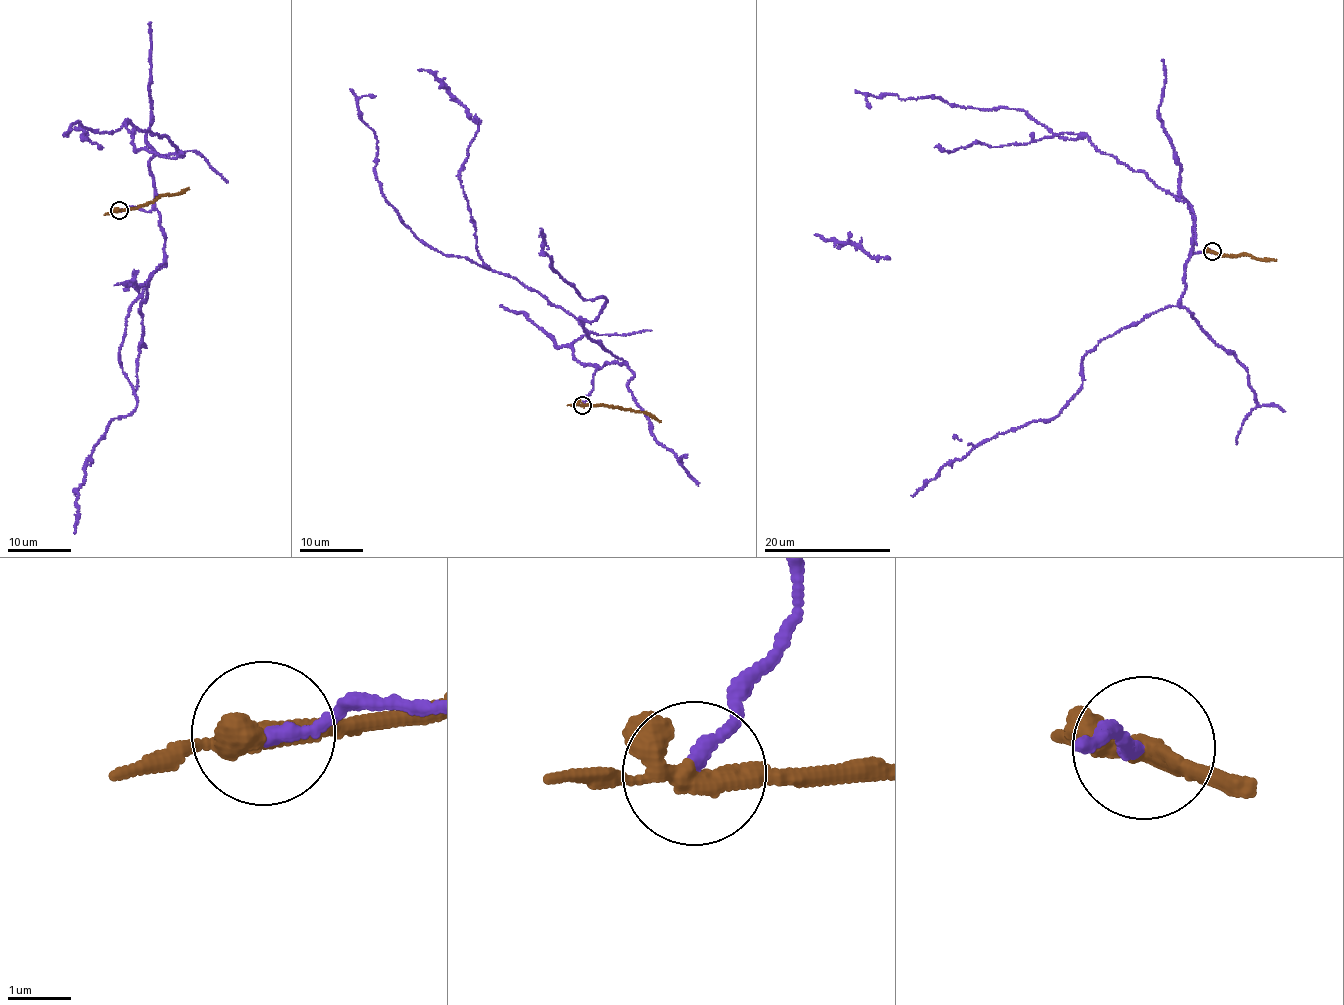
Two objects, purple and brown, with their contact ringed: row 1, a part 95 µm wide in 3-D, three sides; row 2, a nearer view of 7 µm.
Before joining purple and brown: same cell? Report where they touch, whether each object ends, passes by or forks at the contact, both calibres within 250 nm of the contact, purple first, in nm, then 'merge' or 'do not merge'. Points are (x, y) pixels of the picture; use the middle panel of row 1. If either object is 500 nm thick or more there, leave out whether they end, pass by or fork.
at (582, 405); purple ends there; brown forks there; 220 nm thick on the purple side, 280 nm on the other; do not merge

